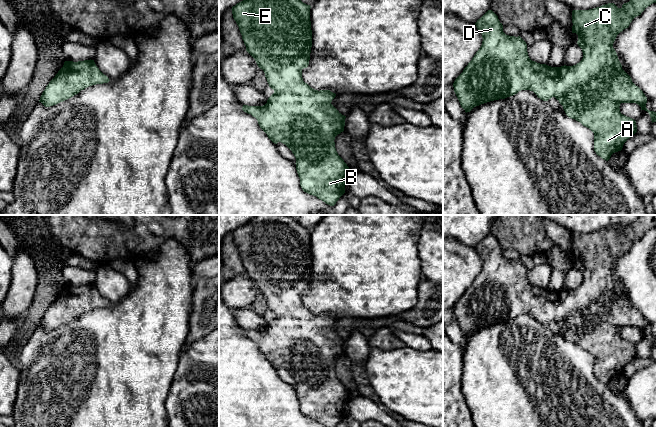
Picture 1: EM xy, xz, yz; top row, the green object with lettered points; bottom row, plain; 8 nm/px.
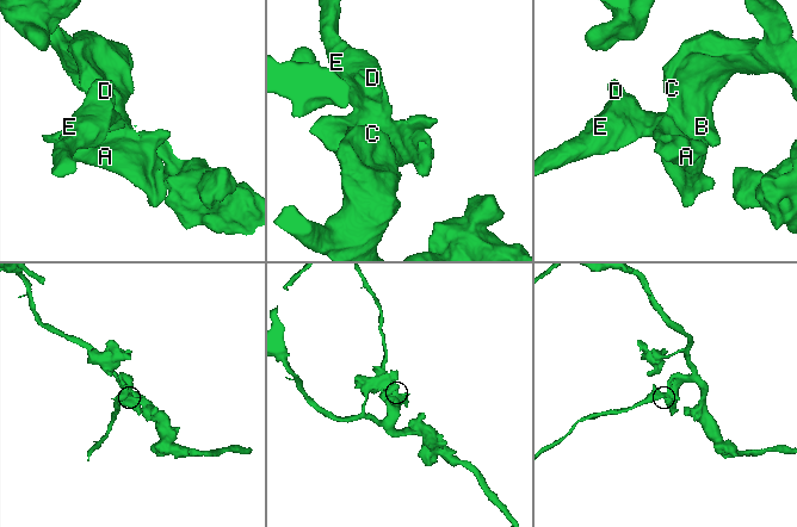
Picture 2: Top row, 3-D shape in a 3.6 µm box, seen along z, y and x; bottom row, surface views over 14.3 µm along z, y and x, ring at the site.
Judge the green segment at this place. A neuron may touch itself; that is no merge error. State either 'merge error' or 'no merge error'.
no merge error

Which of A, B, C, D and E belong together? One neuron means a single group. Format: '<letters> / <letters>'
A B C D E

